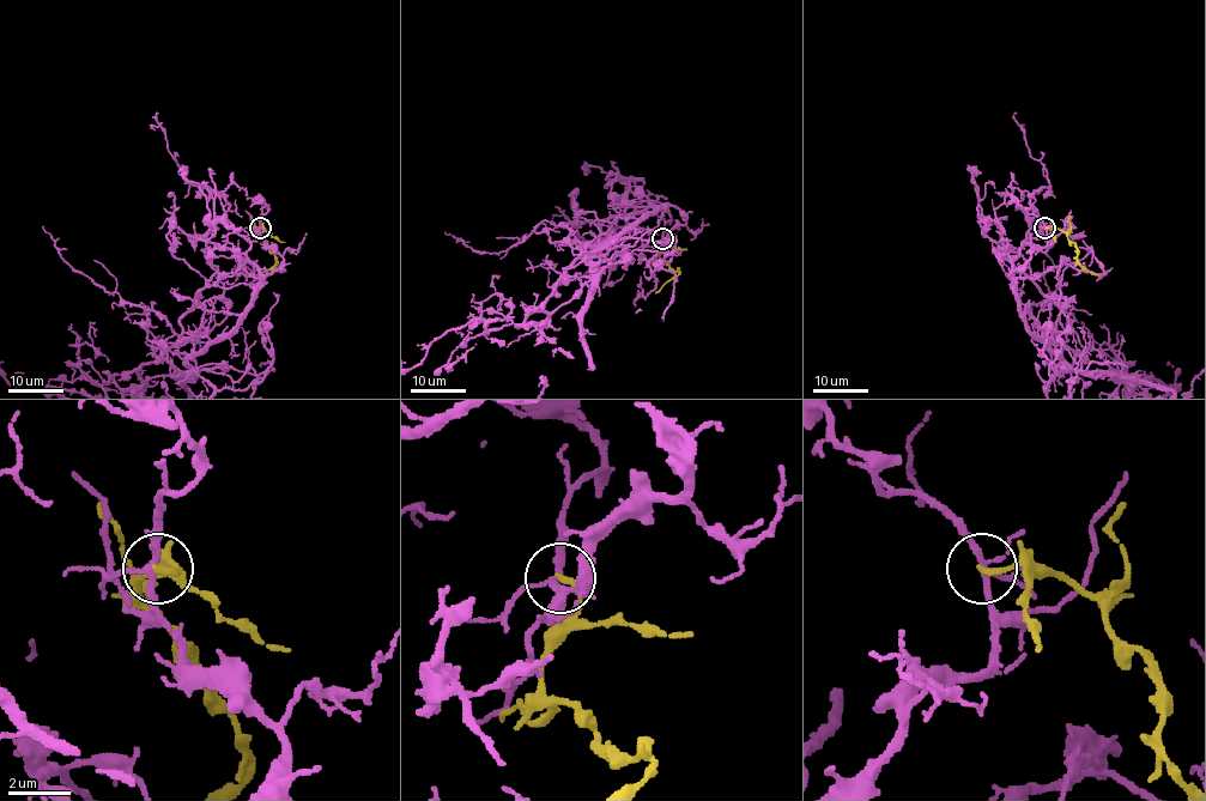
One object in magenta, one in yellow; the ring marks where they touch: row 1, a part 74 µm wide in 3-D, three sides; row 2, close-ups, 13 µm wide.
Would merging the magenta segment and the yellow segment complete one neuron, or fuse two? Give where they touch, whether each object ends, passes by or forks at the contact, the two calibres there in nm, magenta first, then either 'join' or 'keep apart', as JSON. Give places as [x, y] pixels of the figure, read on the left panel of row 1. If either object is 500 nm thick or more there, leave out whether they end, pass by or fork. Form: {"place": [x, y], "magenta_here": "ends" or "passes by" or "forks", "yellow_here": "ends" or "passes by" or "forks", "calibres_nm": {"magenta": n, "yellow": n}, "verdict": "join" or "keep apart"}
{"place": [260, 228], "magenta_here": "forks", "yellow_here": "ends", "calibres_nm": {"magenta": 200, "yellow": 200}, "verdict": "keep apart"}

